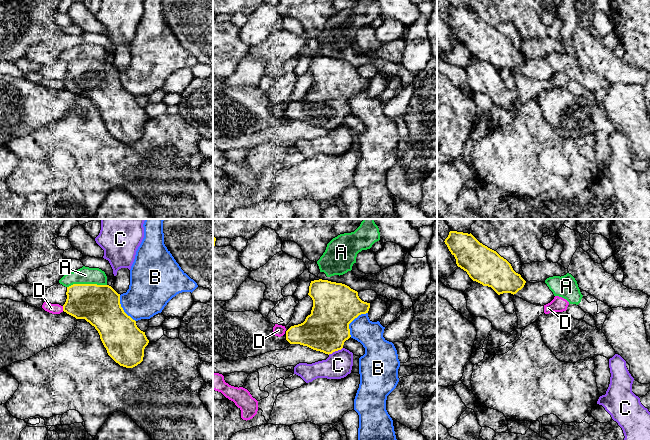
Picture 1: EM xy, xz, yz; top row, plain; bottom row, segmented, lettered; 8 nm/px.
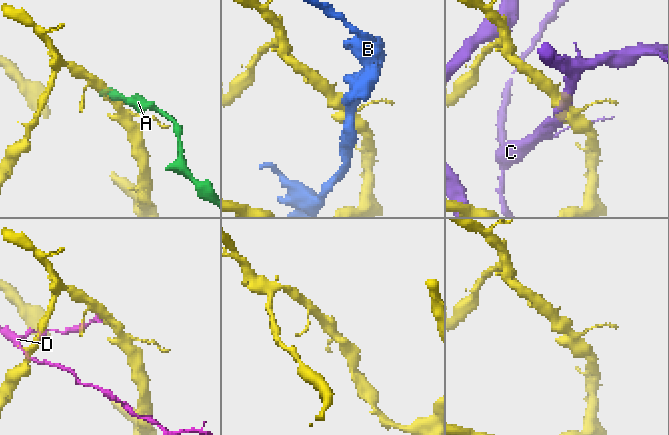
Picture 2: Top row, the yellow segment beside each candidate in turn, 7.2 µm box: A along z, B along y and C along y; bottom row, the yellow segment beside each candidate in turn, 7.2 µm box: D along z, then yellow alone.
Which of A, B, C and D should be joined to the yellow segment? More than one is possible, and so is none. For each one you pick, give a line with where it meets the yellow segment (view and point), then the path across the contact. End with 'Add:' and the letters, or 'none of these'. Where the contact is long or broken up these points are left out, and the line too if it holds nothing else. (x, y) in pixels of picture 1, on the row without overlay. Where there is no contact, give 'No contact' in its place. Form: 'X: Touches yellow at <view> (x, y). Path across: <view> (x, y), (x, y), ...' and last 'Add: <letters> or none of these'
Add: none of these

